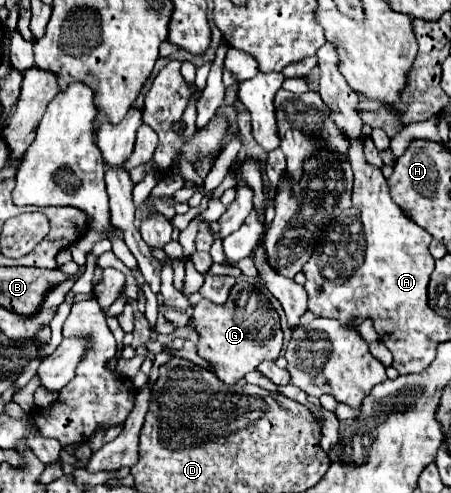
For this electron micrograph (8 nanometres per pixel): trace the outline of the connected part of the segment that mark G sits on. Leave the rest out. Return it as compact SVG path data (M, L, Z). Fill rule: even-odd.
M237 281L223 305L213 305L203 299L195 305L193 319L199 331L199 357L207 359L213 365L215 375L227 385L233 385L249 371L255 371L263 359L277 359L283 347L279 315L271 307L267 295L253 283Z

